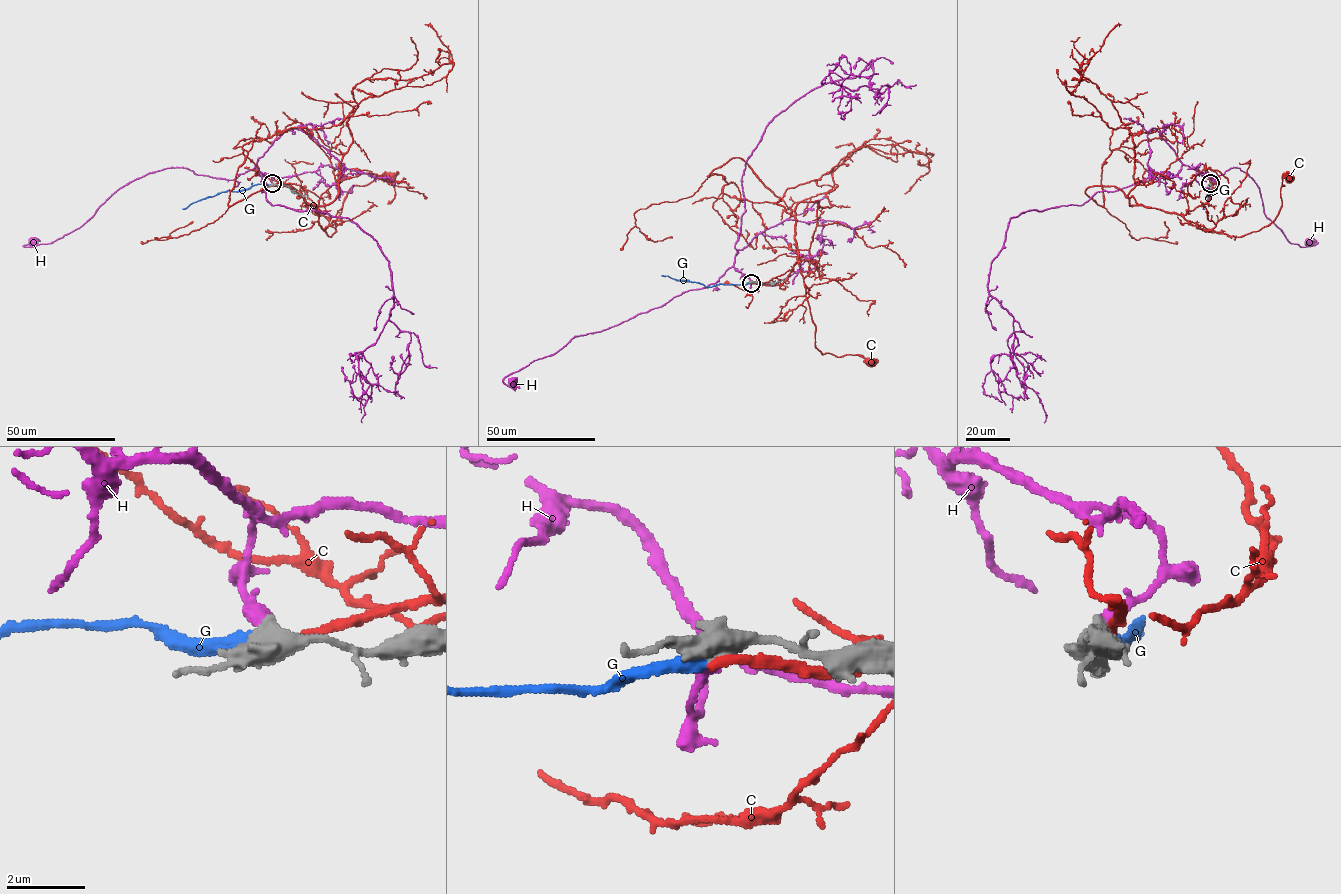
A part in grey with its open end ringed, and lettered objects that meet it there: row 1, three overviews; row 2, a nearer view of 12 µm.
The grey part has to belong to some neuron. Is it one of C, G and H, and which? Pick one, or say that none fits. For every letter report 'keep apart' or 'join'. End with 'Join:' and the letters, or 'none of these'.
C: keep apart
G: keep apart
H: join
Join: H

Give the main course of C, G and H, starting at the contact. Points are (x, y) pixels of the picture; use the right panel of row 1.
C: (1210, 184), (1209, 199), (1184, 216), (1204, 230), (1242, 236), (1273, 220), (1282, 205), (1282, 178), (1289, 179)
G: (1210, 184), (1214, 190), (1202, 208)
H: (1210, 183), (1194, 169), (1214, 180), (1238, 167), (1289, 241), (1309, 241)

